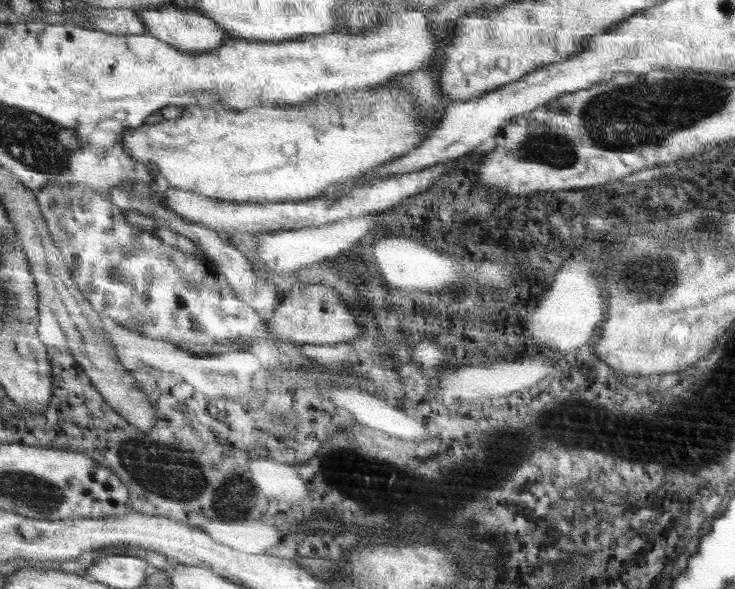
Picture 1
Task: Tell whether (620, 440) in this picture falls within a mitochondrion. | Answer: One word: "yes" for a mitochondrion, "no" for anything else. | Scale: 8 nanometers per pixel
yes

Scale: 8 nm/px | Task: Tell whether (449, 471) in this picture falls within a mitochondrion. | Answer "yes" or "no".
yes

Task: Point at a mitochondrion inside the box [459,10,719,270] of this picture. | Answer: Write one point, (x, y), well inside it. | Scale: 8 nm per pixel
(553, 149)

